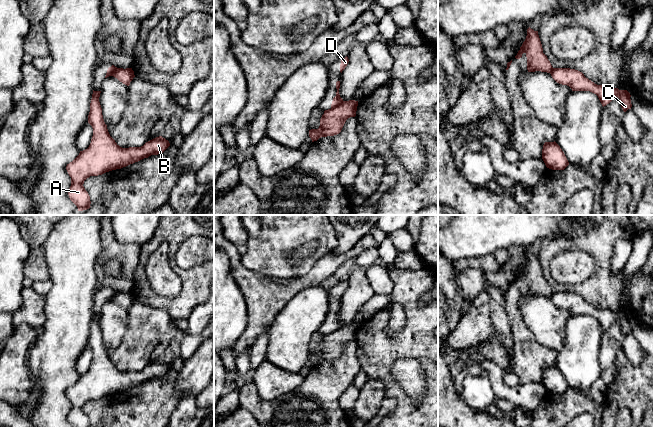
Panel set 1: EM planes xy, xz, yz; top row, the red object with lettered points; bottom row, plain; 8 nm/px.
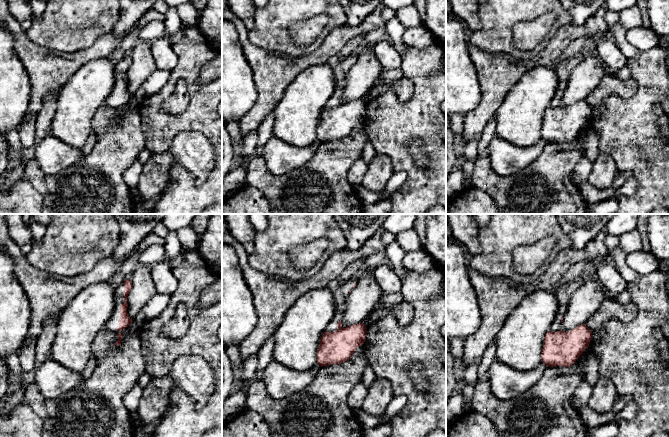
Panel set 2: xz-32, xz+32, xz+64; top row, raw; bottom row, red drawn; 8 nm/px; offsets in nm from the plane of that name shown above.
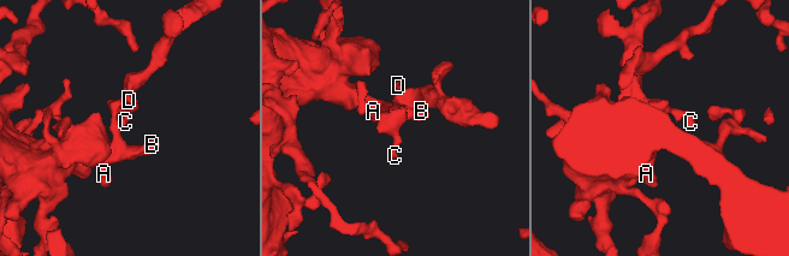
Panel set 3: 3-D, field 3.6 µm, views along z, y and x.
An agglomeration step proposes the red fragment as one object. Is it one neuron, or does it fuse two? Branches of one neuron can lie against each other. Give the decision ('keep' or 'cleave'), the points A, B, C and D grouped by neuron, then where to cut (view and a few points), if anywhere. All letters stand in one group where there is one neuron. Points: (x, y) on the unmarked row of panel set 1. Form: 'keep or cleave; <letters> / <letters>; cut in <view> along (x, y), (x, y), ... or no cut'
cleave; A B C / D; cut in xz along (343, 325), (331, 332)

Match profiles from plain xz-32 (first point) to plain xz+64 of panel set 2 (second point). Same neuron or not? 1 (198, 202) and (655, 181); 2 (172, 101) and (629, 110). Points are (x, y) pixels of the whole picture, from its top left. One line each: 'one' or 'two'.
1: one
2: two

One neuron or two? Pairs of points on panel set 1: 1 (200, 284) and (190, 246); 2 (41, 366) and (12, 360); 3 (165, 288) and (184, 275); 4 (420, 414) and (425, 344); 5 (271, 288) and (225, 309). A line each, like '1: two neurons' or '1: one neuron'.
1: two neurons
2: two neurons
3: two neurons
4: one neuron
5: two neurons

